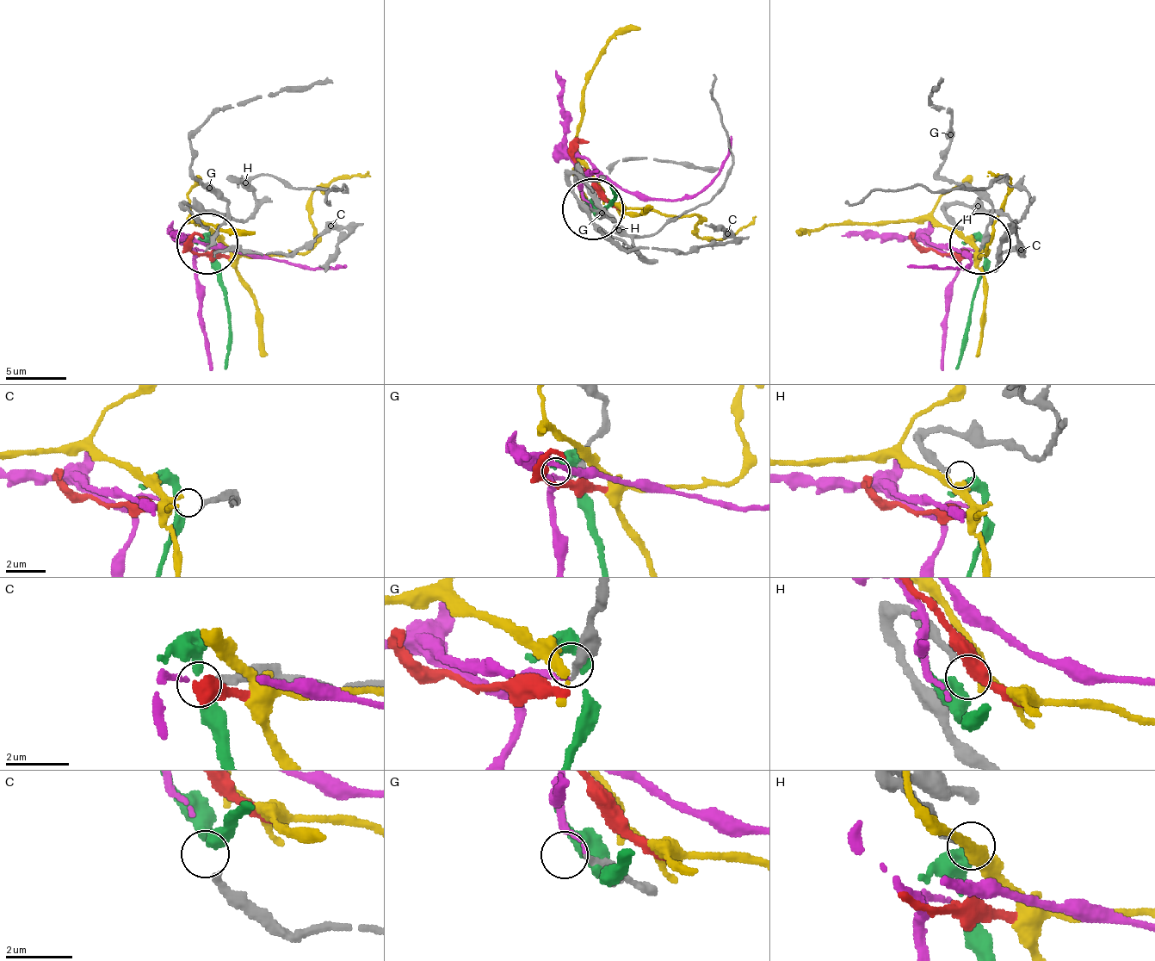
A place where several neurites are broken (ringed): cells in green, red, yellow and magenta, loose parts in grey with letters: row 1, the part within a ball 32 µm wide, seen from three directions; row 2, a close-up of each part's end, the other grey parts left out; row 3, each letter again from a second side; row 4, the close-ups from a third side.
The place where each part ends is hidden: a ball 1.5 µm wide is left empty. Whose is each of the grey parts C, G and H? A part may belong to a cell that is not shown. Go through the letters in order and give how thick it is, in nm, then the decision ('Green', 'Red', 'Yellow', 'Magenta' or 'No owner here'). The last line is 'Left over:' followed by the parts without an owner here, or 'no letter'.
C: Thickness 280 nm. No owner here
G: Thickness 360 nm. Magenta
H: Thickness 240 nm. Green
Left over: C

